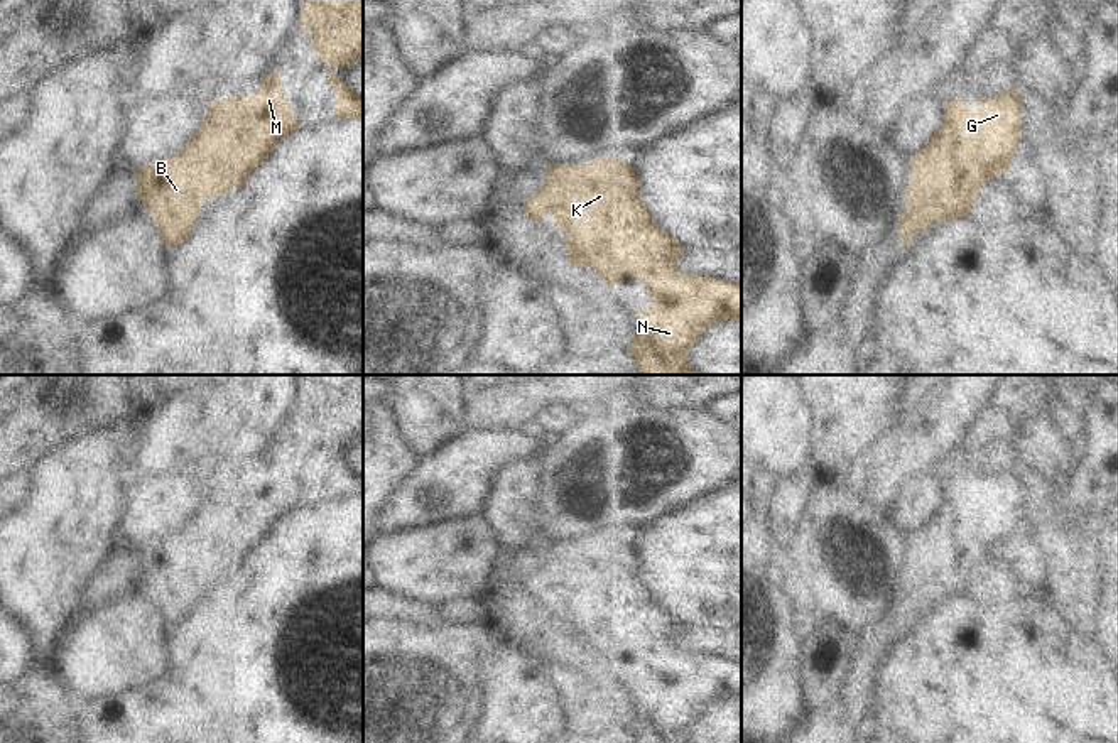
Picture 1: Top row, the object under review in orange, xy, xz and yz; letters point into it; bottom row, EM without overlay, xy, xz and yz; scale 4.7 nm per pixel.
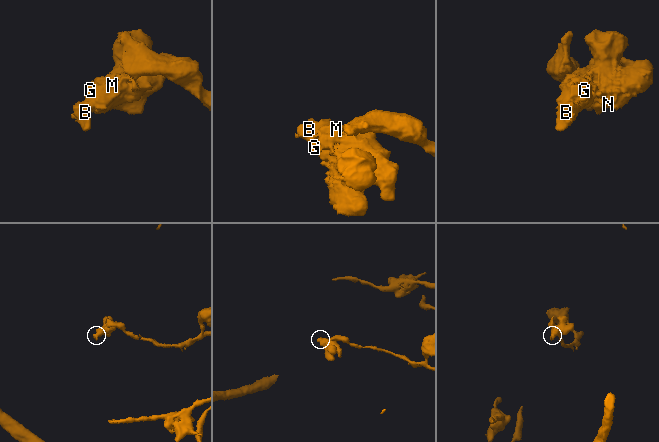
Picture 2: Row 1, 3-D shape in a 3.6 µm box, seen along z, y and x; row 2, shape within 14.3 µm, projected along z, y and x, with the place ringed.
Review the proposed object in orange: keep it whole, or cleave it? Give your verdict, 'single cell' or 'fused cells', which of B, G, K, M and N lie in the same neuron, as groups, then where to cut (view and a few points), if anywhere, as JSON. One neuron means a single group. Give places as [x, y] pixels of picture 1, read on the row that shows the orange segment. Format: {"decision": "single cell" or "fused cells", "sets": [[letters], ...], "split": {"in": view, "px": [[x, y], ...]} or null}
{"decision": "single cell", "sets": [["B", "G", "K", "M", "N"]], "split": null}

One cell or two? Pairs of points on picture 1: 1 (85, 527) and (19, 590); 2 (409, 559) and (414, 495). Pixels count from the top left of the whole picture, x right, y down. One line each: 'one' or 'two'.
1: one
2: two

